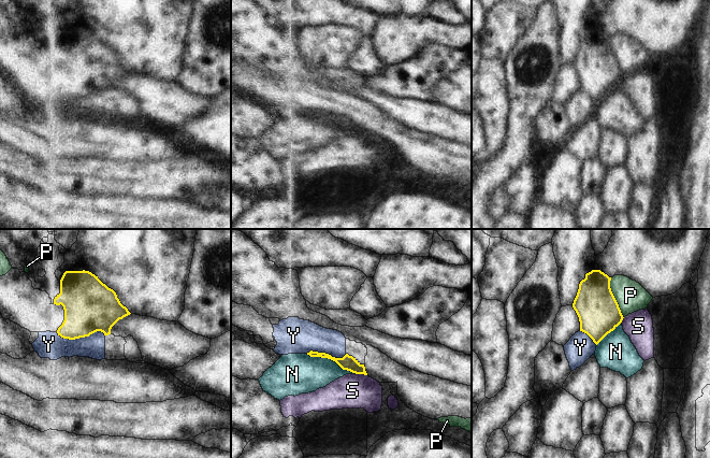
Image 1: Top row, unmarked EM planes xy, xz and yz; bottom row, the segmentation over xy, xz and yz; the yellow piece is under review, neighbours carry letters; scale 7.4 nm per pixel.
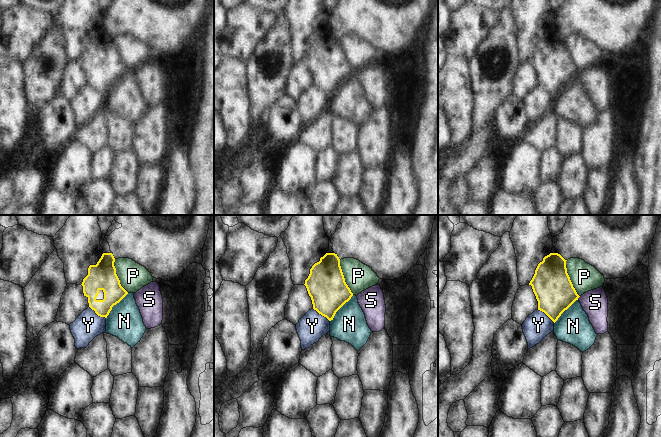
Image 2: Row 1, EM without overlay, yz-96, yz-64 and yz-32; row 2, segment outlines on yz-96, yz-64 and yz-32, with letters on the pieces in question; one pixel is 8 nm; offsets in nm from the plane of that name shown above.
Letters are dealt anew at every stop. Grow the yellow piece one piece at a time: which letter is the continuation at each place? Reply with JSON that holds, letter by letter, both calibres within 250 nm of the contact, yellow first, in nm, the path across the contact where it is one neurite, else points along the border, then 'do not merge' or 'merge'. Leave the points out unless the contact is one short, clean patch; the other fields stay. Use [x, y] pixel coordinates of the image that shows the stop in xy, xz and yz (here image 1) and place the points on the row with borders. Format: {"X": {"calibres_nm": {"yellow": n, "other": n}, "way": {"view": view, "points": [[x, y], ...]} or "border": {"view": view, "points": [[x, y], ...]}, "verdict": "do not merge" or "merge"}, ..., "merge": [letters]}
{"N": {"calibres_nm": {"yellow": 110, "other": 300}, "border": {"view": "xz", "points": [[306, 354], [330, 358], [352, 373]]}, "verdict": "do not merge"}, "P": {"calibres_nm": {"yellow": 320, "other": 220}, "verdict": "do not merge"}, "S": {"calibres_nm": {"yellow": 110, "other": 260}, "verdict": "do not merge"}, "Y": {"calibres_nm": {"yellow": 380, "other": 190}, "border": {"view": "xy", "points": [[56, 332], [69, 339], [88, 337], [97, 331], [104, 335]]}, "verdict": "do not merge"}, "merge": []}

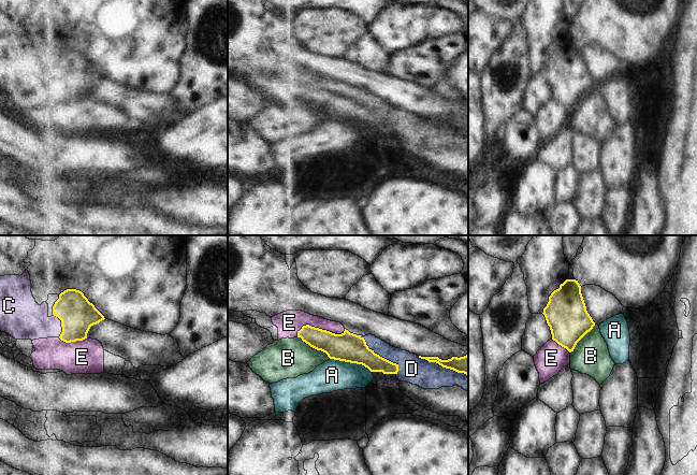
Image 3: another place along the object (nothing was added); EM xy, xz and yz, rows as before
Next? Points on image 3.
{"A": {"calibres_nm": {"yellow": 220, "other": 240}, "verdict": "do not merge"}, "B": {"calibres_nm": {"yellow": 220, "other": 300}, "border": {"view": "xz", "points": [[296, 336], [310, 346], [322, 350], [330, 358]]}, "verdict": "do not merge"}, "C": {"calibres_nm": {"yellow": 260, "other": 280}, "way": {"view": "xy", "points": [[76, 313], [61, 325], [37, 325], [29, 320]]}, "verdict": "merge"}, "D": {"calibres_nm": {"yellow": 220, "other": 200}, "verdict": "do not merge"}, "E": {"calibres_nm": {"yellow": 220, "other": 180}, "border": {"view": "xz", "points": [[345, 329], [340, 333], [332, 333], [304, 325], [296, 335]]}, "verdict": "do not merge"}, "merge": ["C"]}

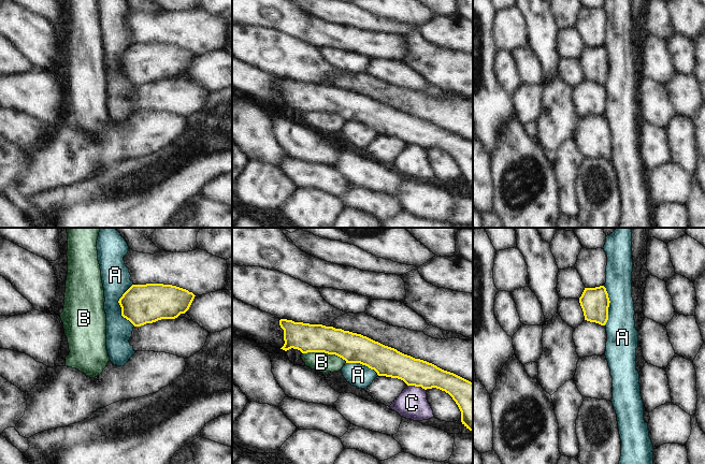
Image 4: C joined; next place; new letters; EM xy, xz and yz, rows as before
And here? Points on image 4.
{"A": {"calibres_nm": {"yellow": 300, "other": 220}, "border": {"view": "xy", "points": [[133, 284], [119, 299], [118, 304], [120, 314], [134, 325]]}, "verdict": "do not merge"}, "B": {"calibres_nm": {"yellow": 220, "other": 150}, "border": {"view": "xz", "points": [[303, 352], [334, 353], [346, 362]]}, "verdict": "do not merge"}, "C": {"calibres_nm": {"yellow": 200, "other": 220}, "border": {"view": "xz", "points": [[407, 385], [421, 387], [425, 390]]}, "verdict": "do not merge"}, "merge": []}

